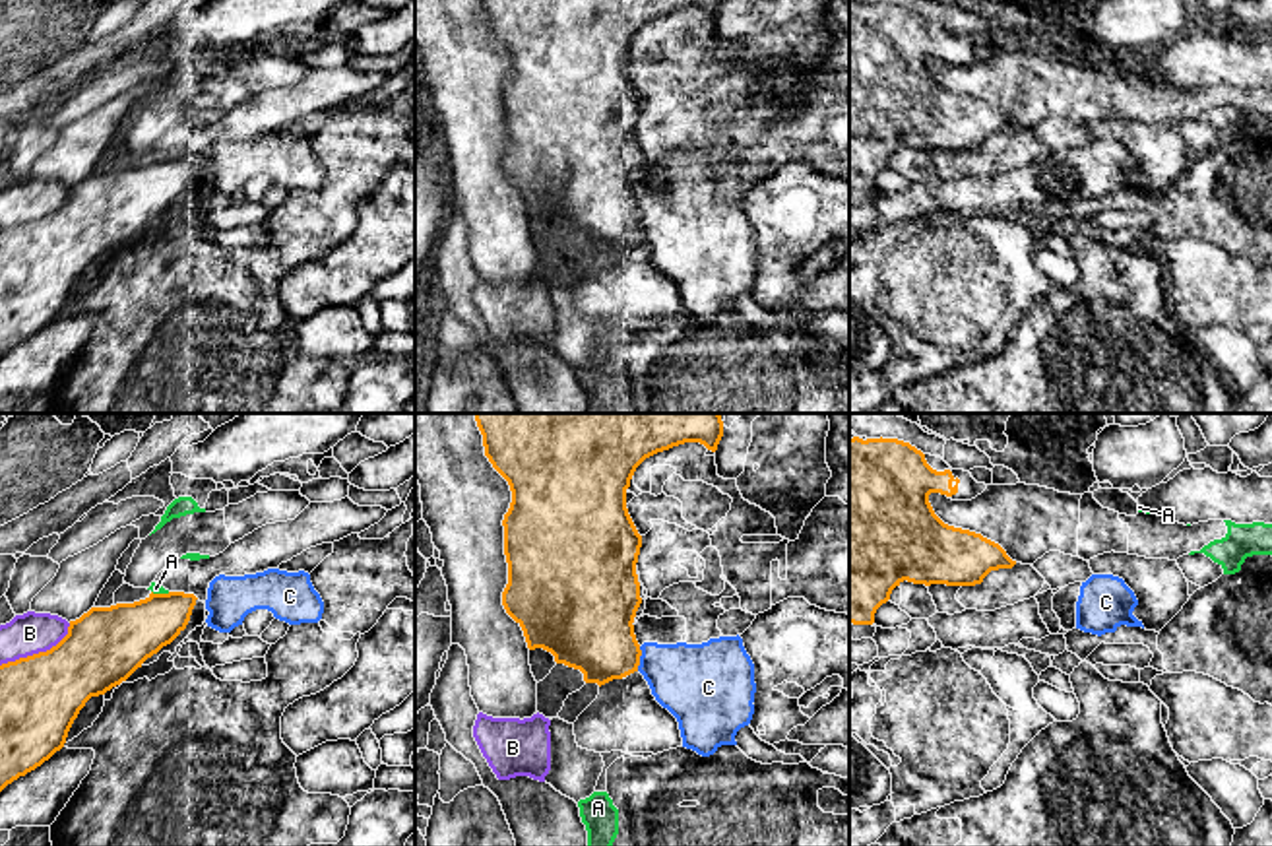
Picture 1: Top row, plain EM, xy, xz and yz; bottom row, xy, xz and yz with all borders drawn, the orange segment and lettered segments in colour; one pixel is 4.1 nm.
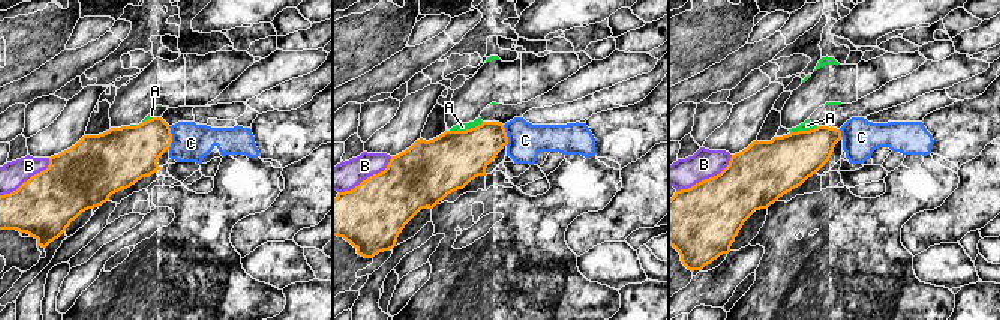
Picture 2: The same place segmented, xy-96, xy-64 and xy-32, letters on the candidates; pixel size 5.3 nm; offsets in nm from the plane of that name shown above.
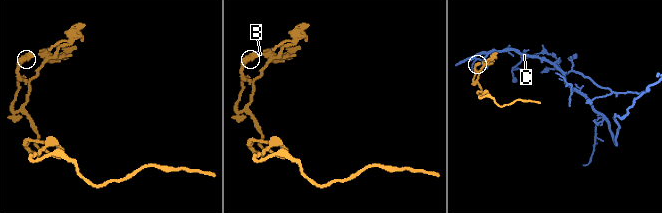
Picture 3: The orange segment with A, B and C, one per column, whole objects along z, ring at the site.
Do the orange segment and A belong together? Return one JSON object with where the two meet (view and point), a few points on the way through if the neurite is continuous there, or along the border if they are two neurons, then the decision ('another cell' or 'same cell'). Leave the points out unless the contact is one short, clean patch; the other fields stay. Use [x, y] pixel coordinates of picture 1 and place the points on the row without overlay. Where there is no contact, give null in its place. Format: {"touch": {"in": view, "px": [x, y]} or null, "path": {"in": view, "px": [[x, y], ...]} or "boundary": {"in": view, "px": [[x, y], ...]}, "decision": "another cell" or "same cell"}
{"touch": {"in": "xy", "px": [161, 160]}, "decision": "another cell"}

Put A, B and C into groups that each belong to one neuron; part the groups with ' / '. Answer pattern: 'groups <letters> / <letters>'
groups A / B / C

